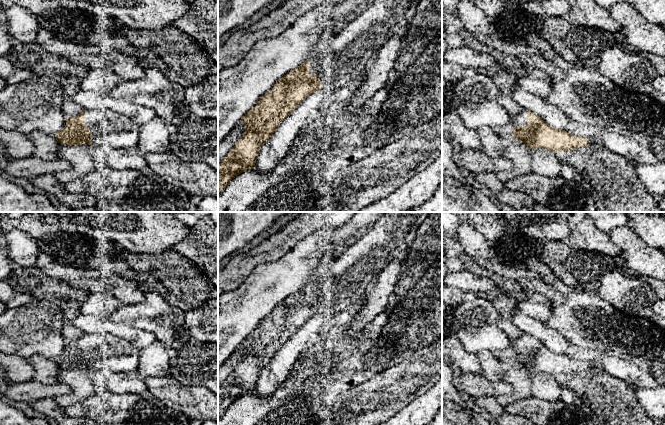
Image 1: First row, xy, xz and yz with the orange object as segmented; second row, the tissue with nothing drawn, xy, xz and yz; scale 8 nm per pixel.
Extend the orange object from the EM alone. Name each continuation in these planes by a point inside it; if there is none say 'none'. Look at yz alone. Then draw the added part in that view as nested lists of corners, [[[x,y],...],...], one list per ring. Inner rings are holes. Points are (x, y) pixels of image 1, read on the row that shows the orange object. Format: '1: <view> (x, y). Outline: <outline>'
1: yz (520, 119). Outline: [[[521,111],[518,114],[512,116],[511,124],[515,126],[526,126],[527,125],[527,111]]]

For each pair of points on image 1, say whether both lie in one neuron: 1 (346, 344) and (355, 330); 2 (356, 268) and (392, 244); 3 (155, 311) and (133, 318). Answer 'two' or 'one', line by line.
1: one
2: one
3: one

